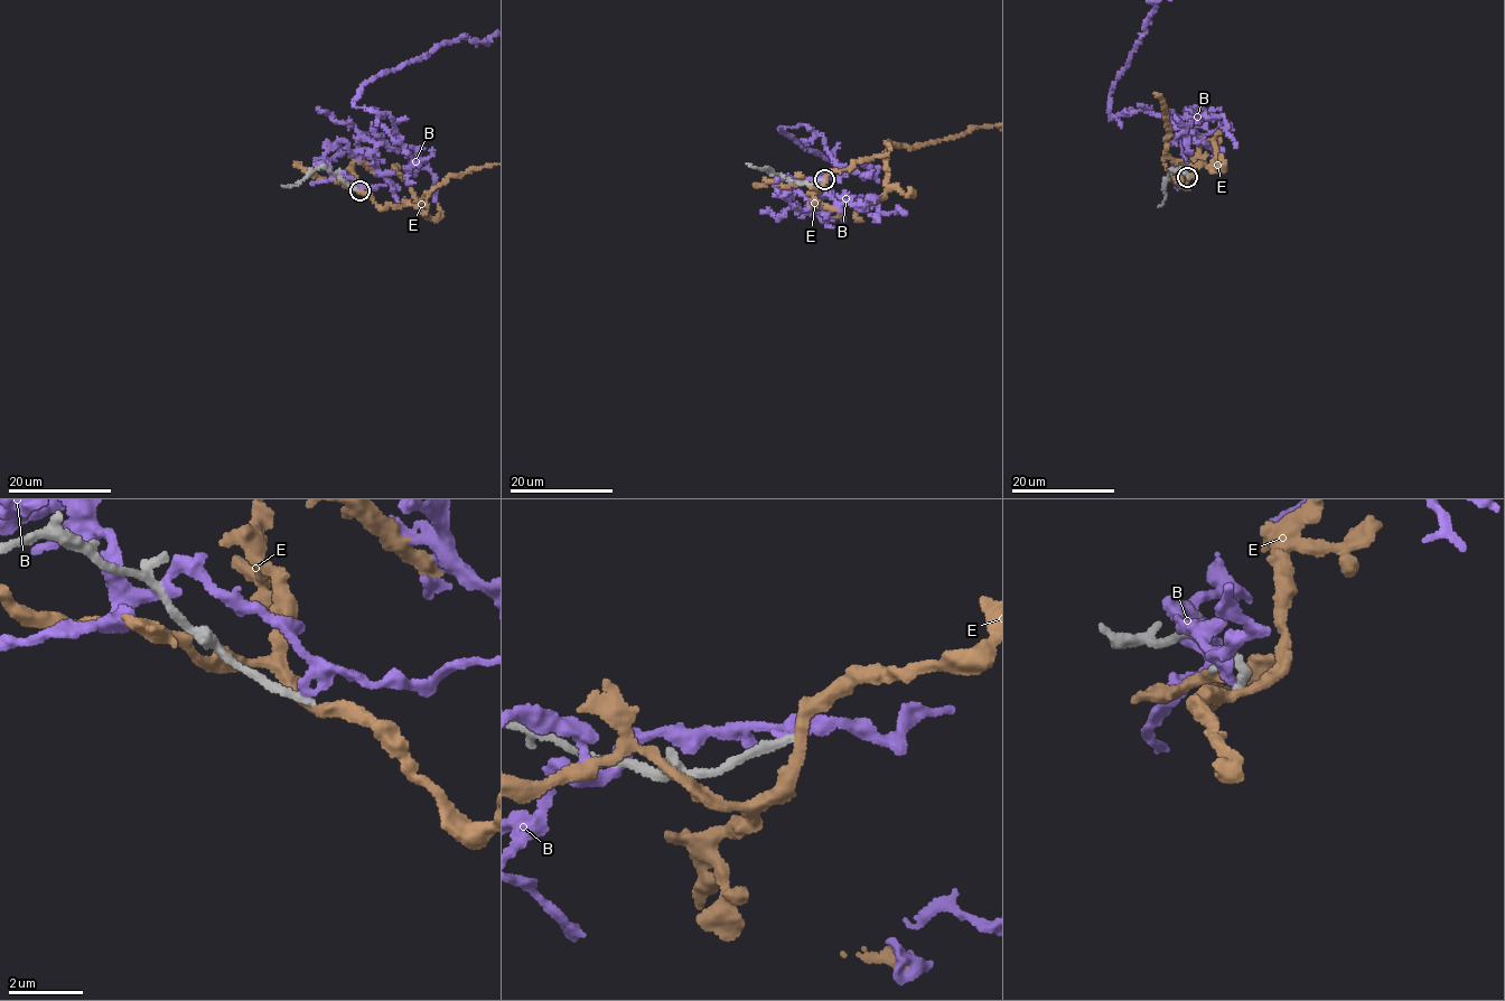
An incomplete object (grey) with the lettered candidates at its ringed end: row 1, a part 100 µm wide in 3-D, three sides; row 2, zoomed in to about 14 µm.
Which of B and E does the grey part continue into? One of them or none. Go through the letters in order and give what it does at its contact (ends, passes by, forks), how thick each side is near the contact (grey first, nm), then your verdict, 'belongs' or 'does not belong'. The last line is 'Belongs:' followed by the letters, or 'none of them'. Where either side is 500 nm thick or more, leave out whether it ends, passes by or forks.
B: it passes by | 240/240 nm | does not belong
E: it passes by | 240/280 nm | belongs
Belongs: E

